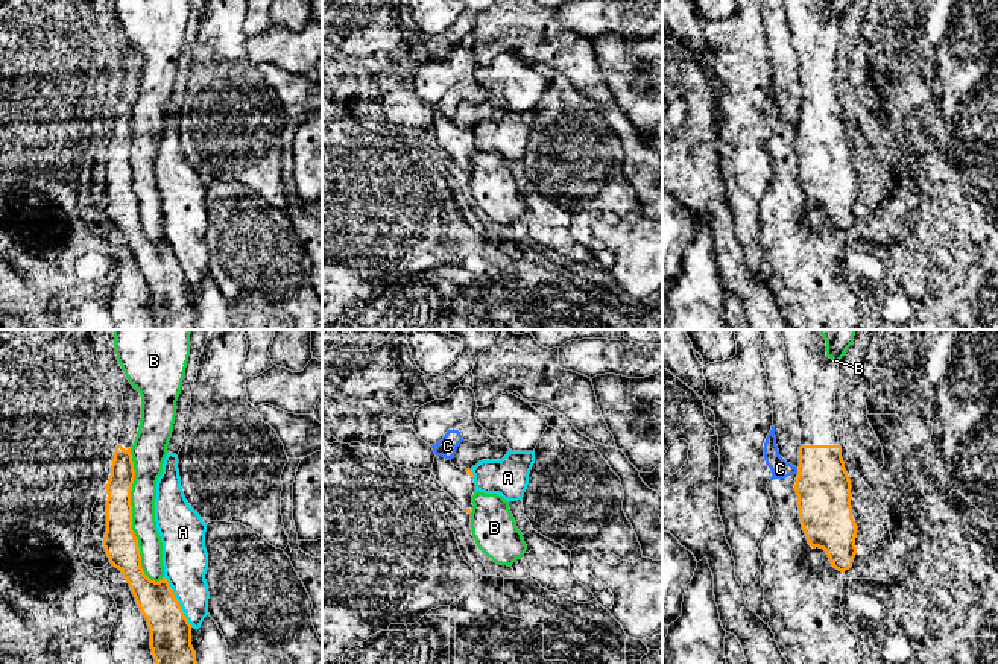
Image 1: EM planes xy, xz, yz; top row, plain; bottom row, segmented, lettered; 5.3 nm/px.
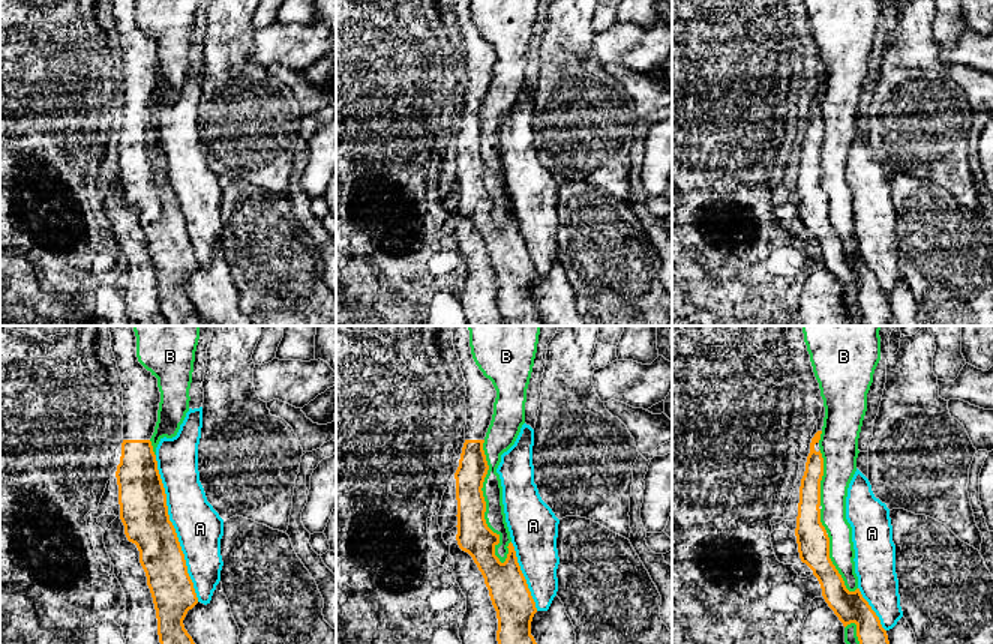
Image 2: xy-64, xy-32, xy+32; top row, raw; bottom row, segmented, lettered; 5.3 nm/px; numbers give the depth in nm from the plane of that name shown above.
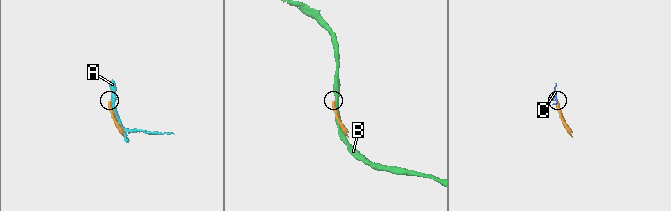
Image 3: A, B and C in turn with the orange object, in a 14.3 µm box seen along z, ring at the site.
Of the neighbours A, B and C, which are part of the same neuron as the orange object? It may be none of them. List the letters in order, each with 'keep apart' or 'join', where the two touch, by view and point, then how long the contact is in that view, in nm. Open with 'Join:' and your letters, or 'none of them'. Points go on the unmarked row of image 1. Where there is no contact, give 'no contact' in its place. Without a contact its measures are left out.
Join: none of them
A: keep apart | xy (178, 262) | 300 nm
B: keep apart | xy (131, 178) | 750 nm
C: keep apart | yz (798, 131) | 30 nm

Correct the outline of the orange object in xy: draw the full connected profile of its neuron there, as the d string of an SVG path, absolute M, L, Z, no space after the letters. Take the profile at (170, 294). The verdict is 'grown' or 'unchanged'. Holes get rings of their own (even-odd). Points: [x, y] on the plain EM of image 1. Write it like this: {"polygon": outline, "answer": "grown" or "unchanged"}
{"polygon": "M117 26L122 64L122 88L111 135L105 144L106 191L103 207L109 222L131 246L135 261L150 289L150 308L158 330L197 330L191 305L191 284L167 239L150 240L141 228L138 199L132 190L131 150L135 138L131 108L141 79L141 55Z", "answer": "grown"}

